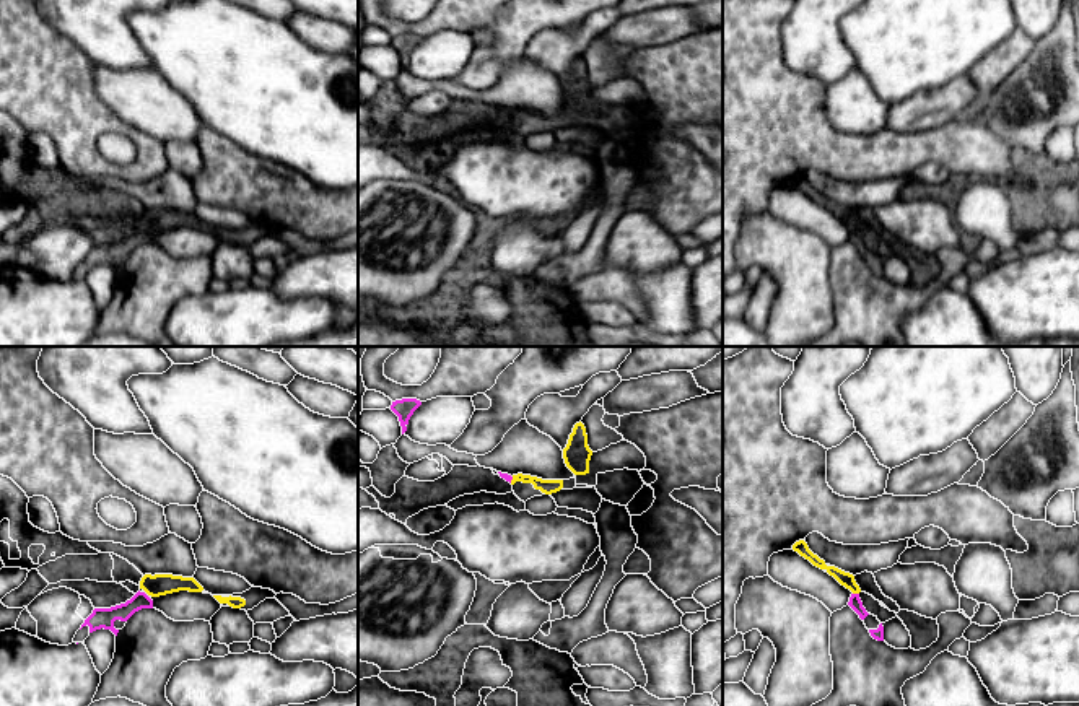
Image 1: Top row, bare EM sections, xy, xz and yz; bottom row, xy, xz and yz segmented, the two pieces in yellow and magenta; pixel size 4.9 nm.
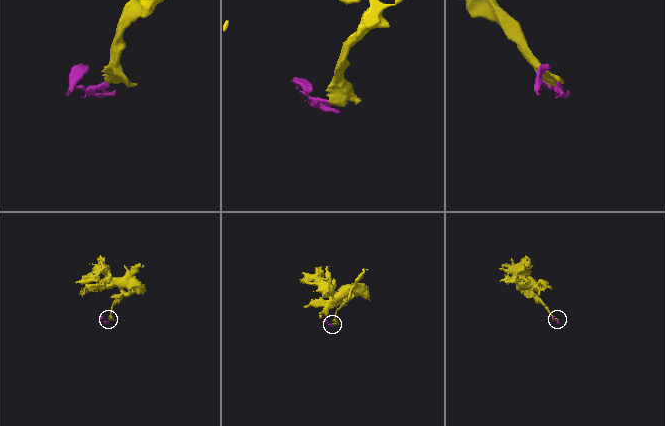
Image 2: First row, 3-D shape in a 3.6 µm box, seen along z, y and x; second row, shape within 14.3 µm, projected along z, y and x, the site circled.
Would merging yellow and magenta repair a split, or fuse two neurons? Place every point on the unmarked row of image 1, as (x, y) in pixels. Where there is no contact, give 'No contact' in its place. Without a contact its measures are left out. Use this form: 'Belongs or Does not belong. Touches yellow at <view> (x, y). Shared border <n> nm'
Does not belong. Touches yellow at yz (856, 228). Shared border 30 nm

